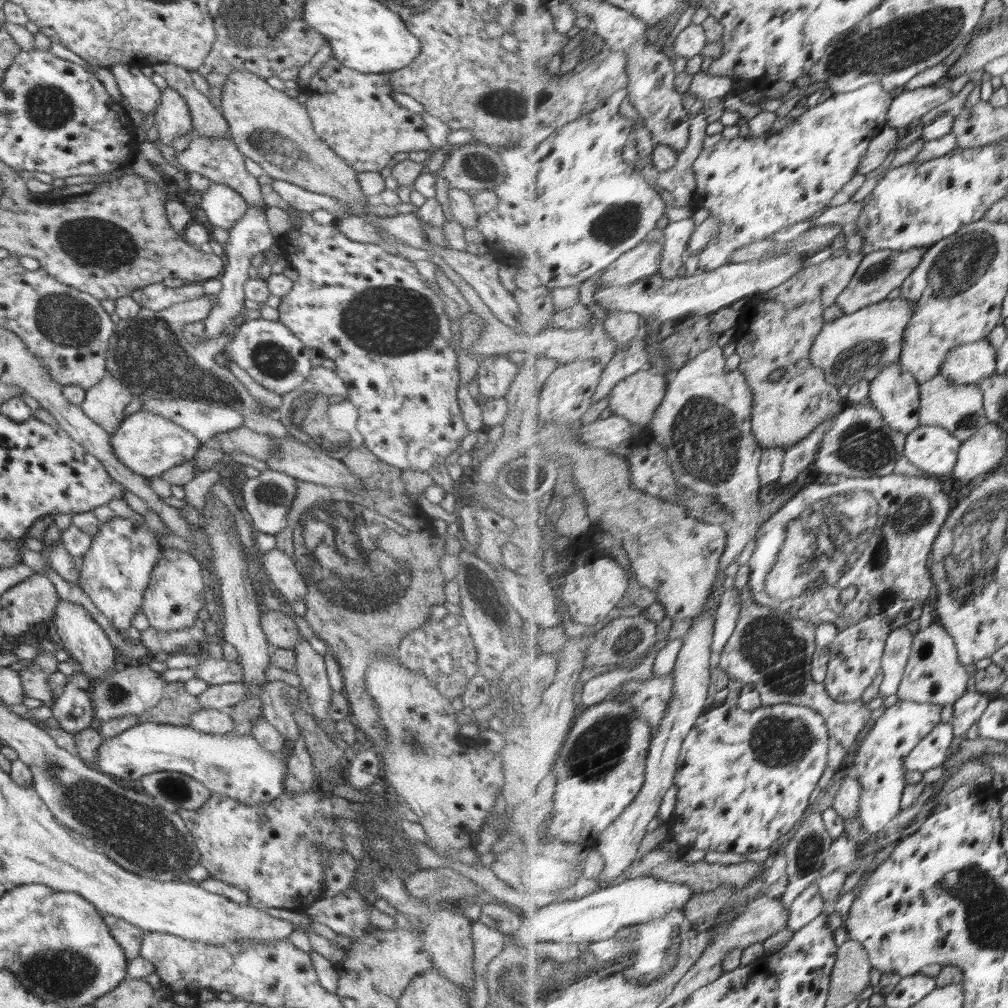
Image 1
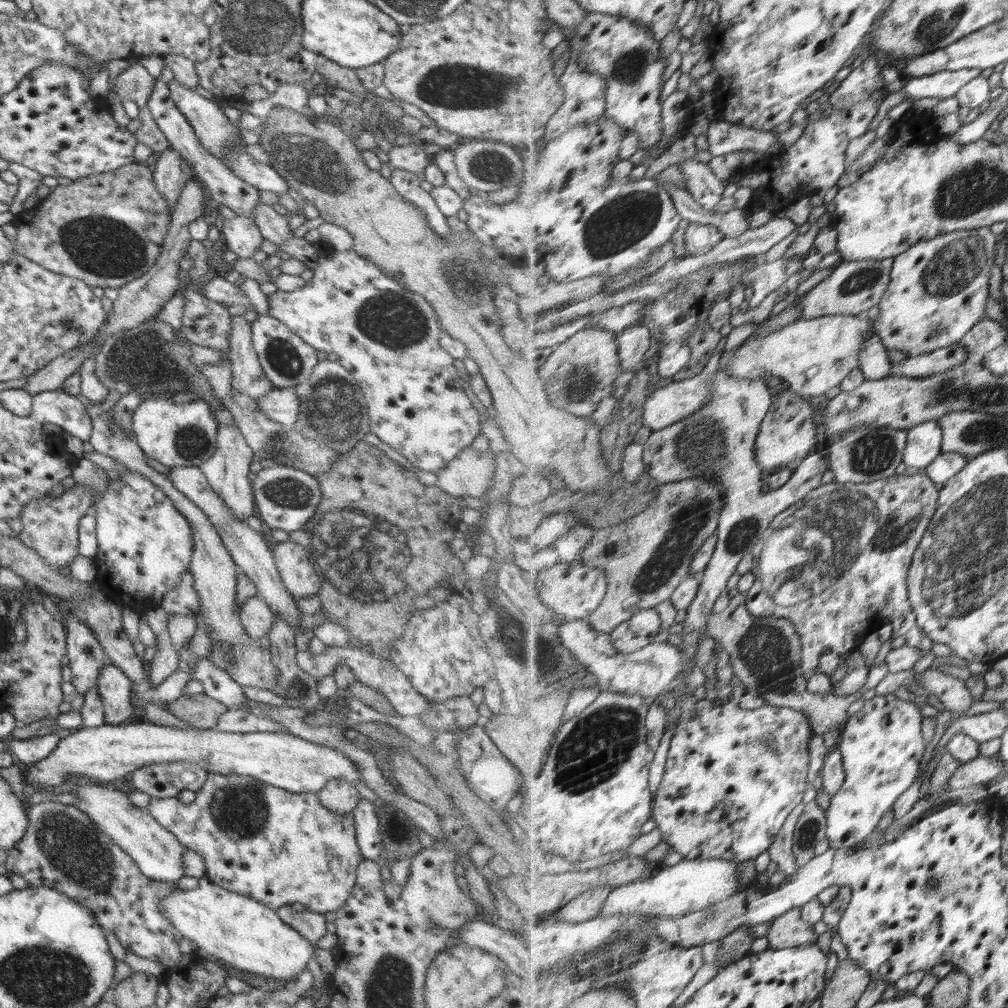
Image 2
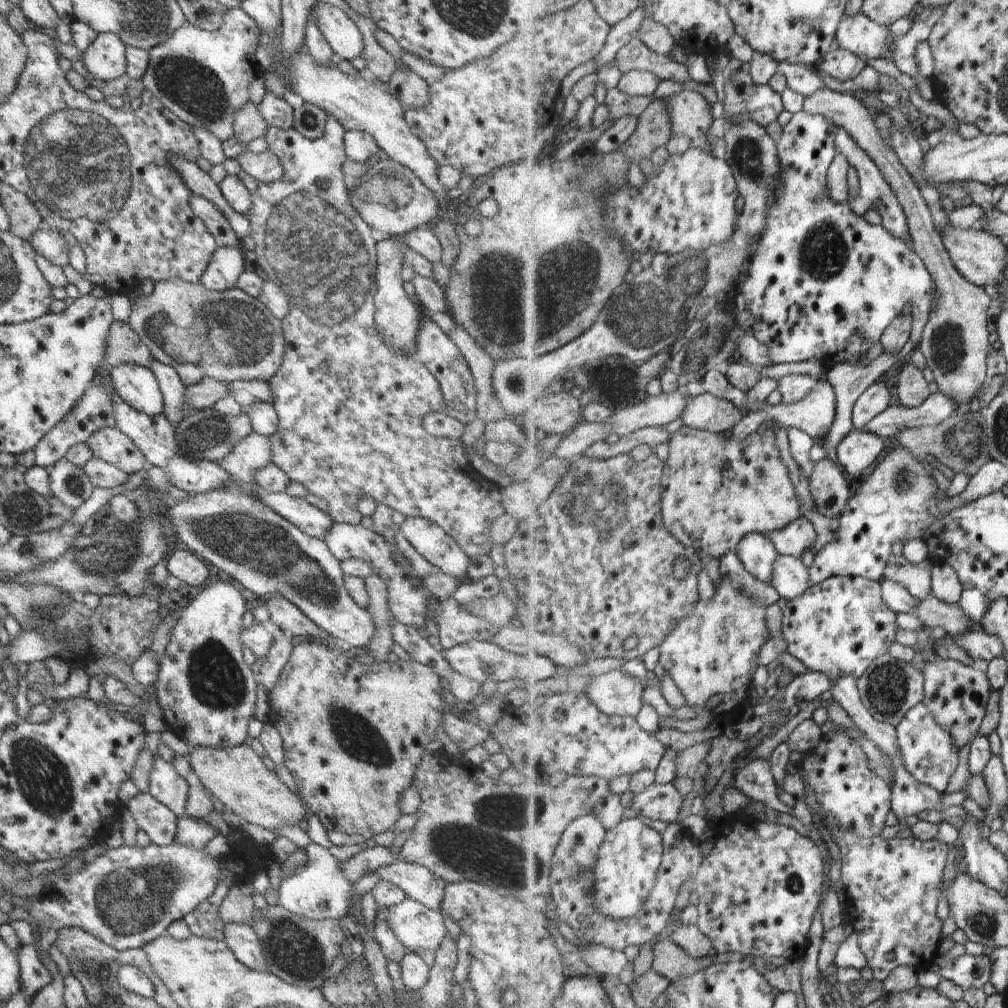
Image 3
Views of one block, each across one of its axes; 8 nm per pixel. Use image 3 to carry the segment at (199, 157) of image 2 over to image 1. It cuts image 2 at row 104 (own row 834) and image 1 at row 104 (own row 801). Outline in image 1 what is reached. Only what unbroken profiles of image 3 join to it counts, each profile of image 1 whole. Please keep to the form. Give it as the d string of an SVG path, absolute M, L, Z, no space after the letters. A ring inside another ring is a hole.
M126 63L110 64L110 72L116 78L116 84L130 106L144 116L156 114L162 90L154 84L150 76L144 75L139 67Z

